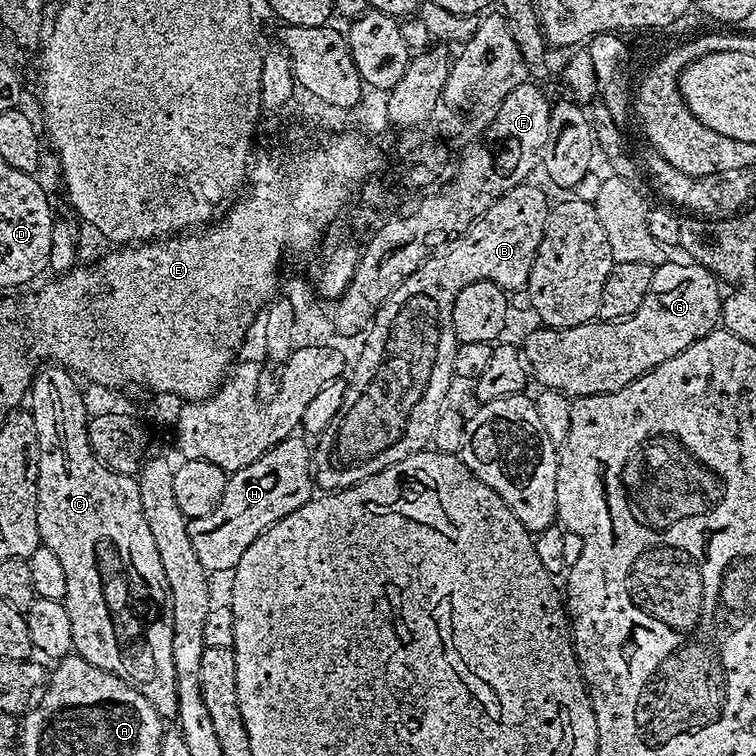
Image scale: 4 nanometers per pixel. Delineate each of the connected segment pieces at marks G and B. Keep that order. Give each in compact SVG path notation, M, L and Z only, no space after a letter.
M666 260L659 265L652 273L652 285L646 294L646 298L642 302L642 306L632 316L626 316L623 320L613 320L611 322L593 322L591 324L579 324L573 328L550 328L540 326L537 332L532 332L525 338L522 343L522 351L527 359L529 369L534 373L534 380L540 384L545 384L548 388L557 388L560 392L569 392L569 397L577 396L593 396L594 394L602 394L603 392L616 392L619 388L626 387L627 384L633 384L639 376L646 374L651 368L656 368L662 362L668 361L678 353L681 353L686 347L692 345L698 338L704 337L706 334L715 331L719 323L720 310L723 304L721 285L717 277L713 276L708 269L702 267L695 262L671 262Z
M521 182L497 195L497 200L461 236L454 237L444 249L433 251L431 256L436 262L430 266L430 272L450 274L452 280L448 282L452 282L452 289L456 293L470 286L470 282L479 280L489 280L505 290L523 289L544 237L550 207L550 200L544 197L543 190L528 183Z

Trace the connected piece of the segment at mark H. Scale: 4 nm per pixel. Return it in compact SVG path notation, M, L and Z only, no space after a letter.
M293 434L276 444L258 462L250 462L242 470L231 473L228 485L222 494L222 502L209 516L189 520L188 533L194 545L194 554L202 562L204 571L226 571L231 573L236 563L246 554L246 546L254 542L274 522L286 518L298 506L313 499L314 468L312 472L312 452L300 434Z

